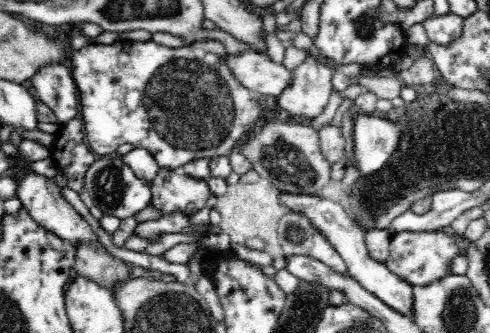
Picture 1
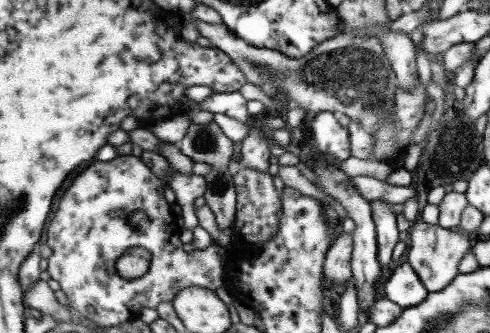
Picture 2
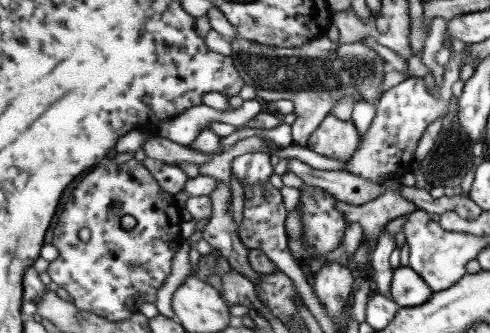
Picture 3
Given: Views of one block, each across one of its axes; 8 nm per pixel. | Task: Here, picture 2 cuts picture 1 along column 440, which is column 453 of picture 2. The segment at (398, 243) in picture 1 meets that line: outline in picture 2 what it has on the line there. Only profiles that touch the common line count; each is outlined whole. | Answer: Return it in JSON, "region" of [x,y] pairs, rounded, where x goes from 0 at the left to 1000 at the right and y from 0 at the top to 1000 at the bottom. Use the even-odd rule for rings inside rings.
{"region":[[[863,655],[839,685],[839,775],[835,787],[847,799],[855,829],[863,835],[863,853],[880,877],[908,871],[924,835],[937,823],[933,799],[937,781],[957,757],[957,721],[961,709],[941,697],[916,697],[912,685],[900,685],[896,673],[876,673]]]}

